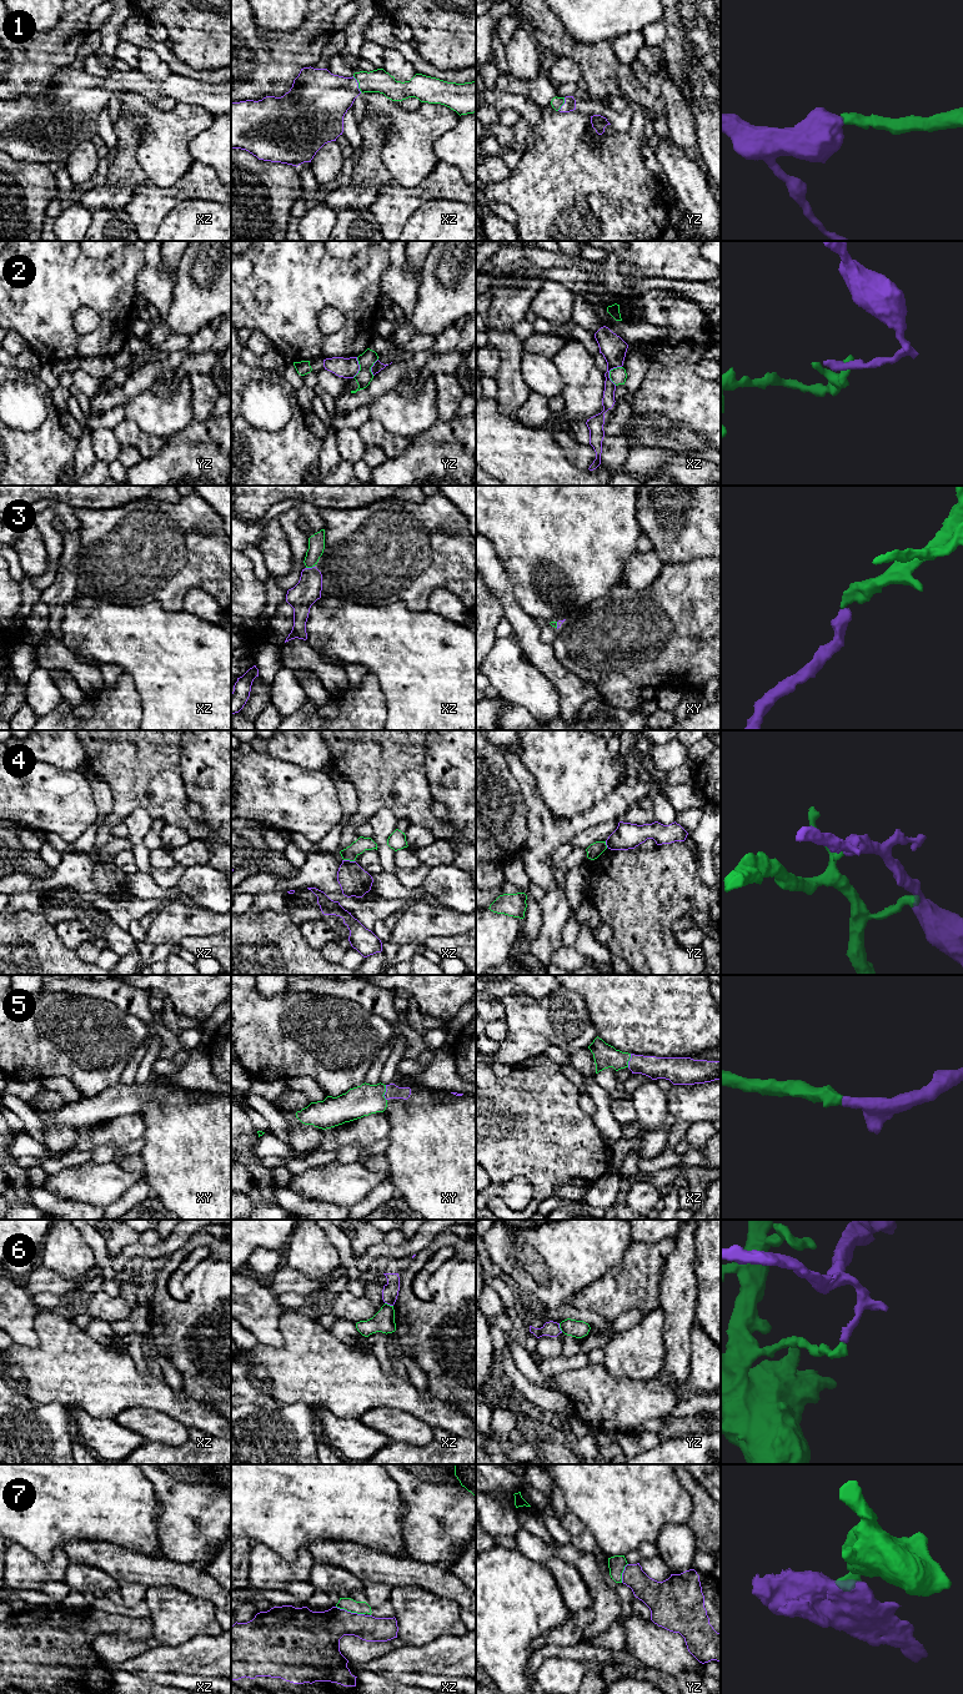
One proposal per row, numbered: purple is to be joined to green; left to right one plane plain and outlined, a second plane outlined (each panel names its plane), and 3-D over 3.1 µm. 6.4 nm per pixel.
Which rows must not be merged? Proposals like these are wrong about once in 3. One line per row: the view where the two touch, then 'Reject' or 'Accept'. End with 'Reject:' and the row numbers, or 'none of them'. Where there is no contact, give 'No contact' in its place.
1: Touches green in xz. Accept
2: Touches green in xz. Reject
3: Touches green in xz. Accept
4: Touches green in xz. Reject
5: Touches green in xy. Accept
6: Touches green in xz. Reject
7: Touches green in xz. Reject
Reject: 2, 4, 6, 7

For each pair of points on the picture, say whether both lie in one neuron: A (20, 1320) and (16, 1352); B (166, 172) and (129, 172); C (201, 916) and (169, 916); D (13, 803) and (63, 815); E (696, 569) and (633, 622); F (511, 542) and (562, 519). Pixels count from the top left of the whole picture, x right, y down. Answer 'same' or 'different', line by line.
A: different
B: different
C: same
D: same
E: same
F: same

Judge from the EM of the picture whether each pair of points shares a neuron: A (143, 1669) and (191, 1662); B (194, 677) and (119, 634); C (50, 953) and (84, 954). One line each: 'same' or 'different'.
A: same
B: same
C: different

